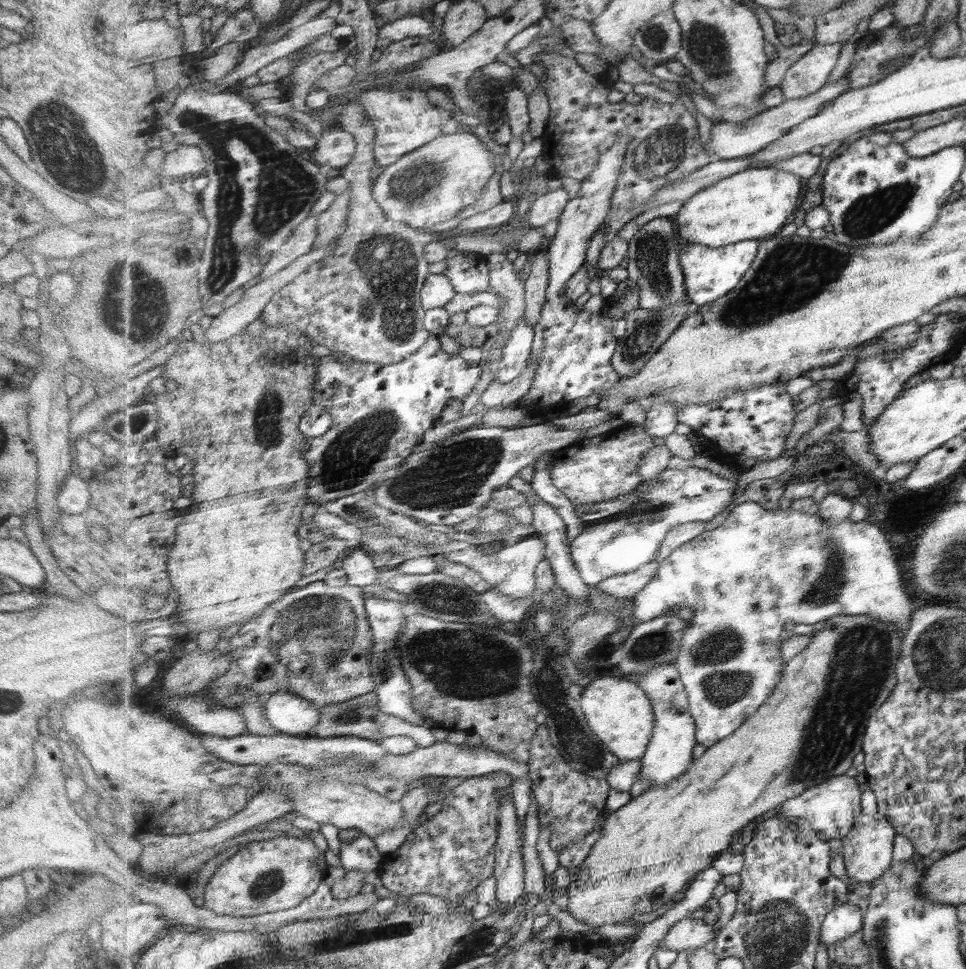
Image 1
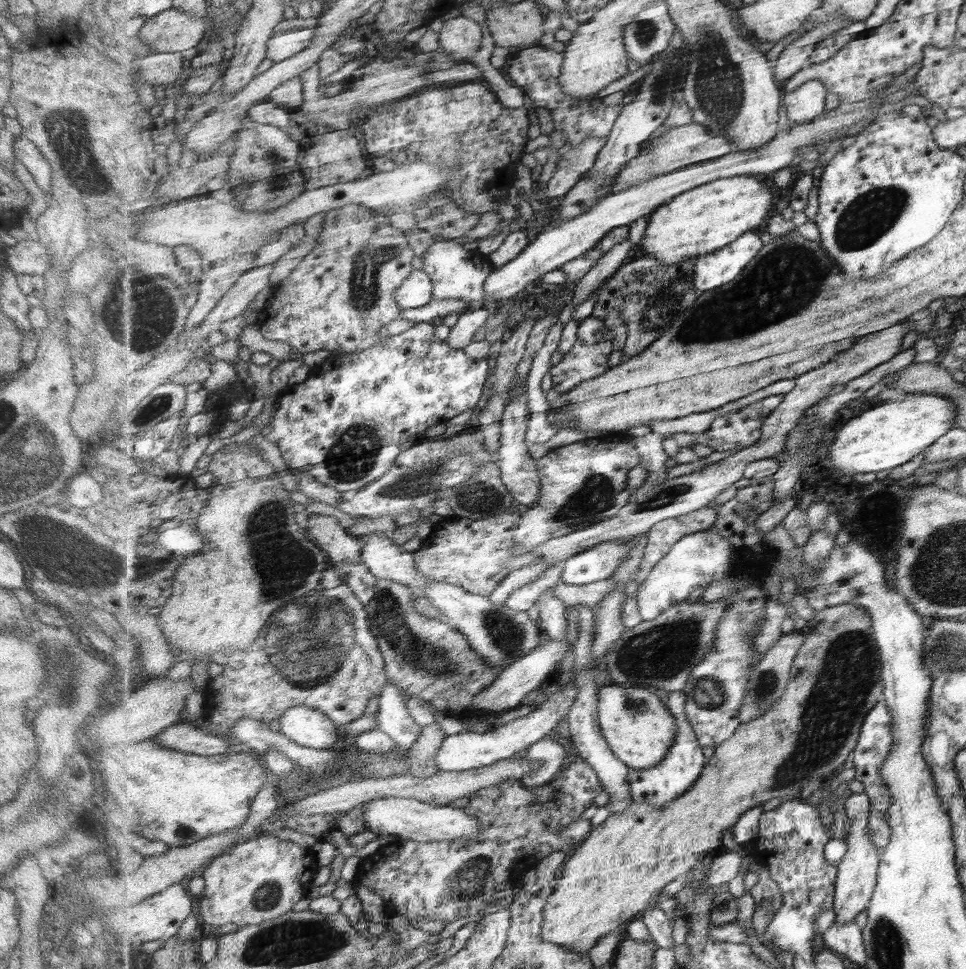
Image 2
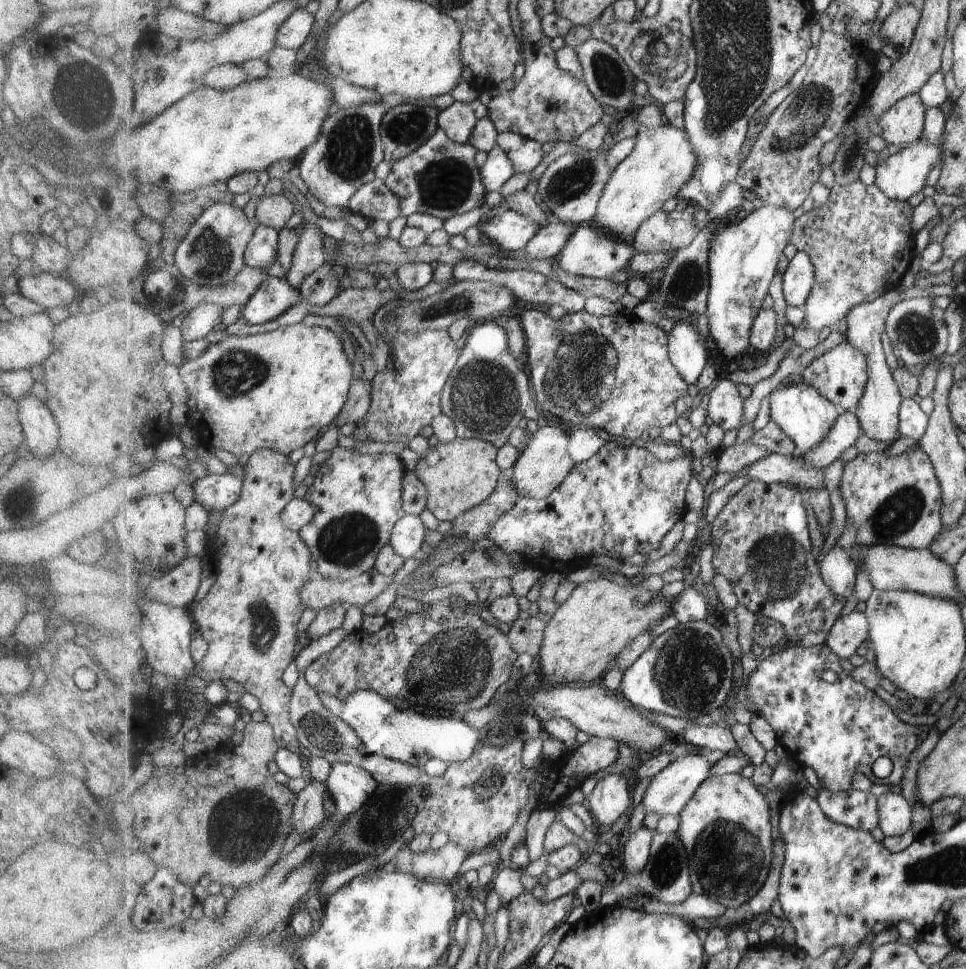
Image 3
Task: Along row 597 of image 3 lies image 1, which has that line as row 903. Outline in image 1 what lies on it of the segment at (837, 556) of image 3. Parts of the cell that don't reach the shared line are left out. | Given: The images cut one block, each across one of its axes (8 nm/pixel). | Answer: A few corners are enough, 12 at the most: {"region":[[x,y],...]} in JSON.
{"region":[[839,903],[822,924],[829,947],[862,930],[866,914]]}

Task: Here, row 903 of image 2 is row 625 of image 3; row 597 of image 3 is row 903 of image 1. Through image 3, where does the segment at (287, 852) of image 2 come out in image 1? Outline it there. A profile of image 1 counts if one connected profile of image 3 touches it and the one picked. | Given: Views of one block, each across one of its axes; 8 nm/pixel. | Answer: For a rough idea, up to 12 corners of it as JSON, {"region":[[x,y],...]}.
{"region":[[309,837],[248,843],[216,869],[203,907],[289,910],[329,867]]}

